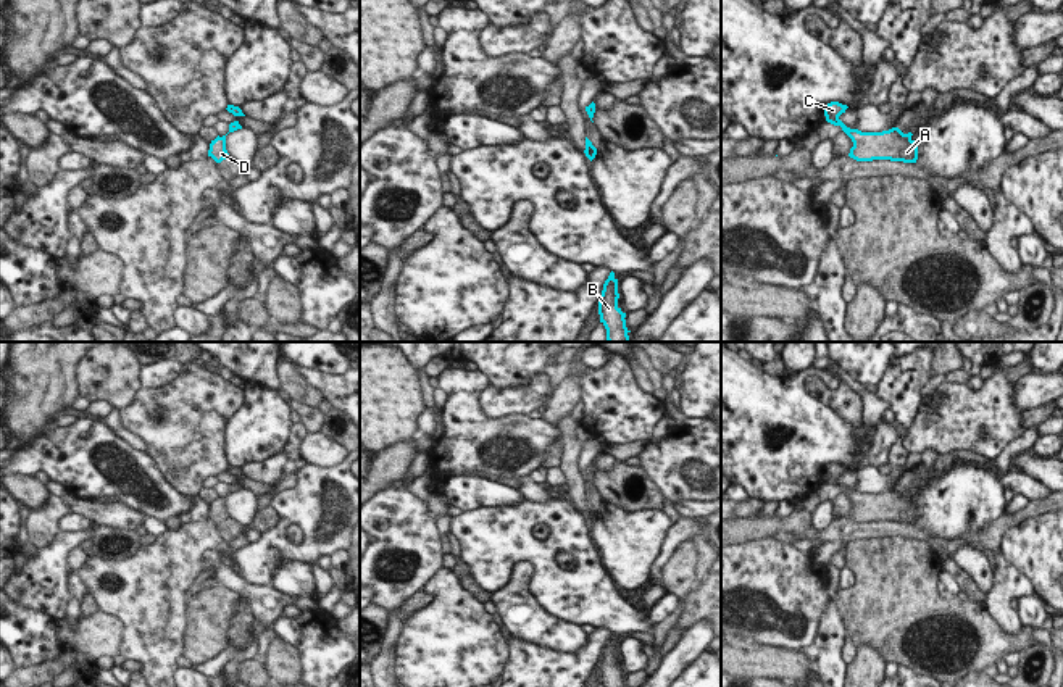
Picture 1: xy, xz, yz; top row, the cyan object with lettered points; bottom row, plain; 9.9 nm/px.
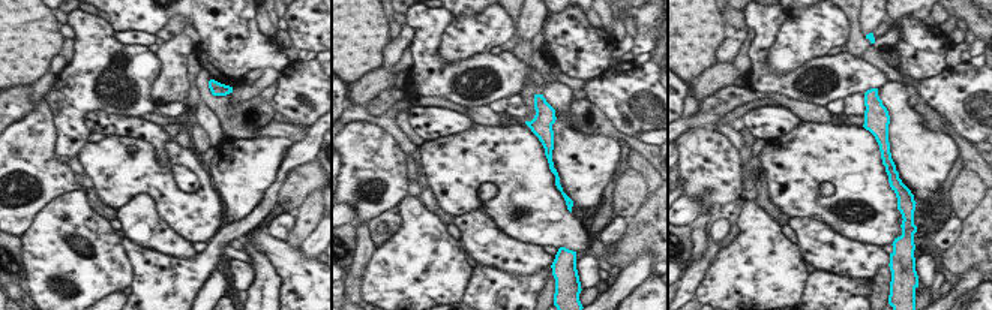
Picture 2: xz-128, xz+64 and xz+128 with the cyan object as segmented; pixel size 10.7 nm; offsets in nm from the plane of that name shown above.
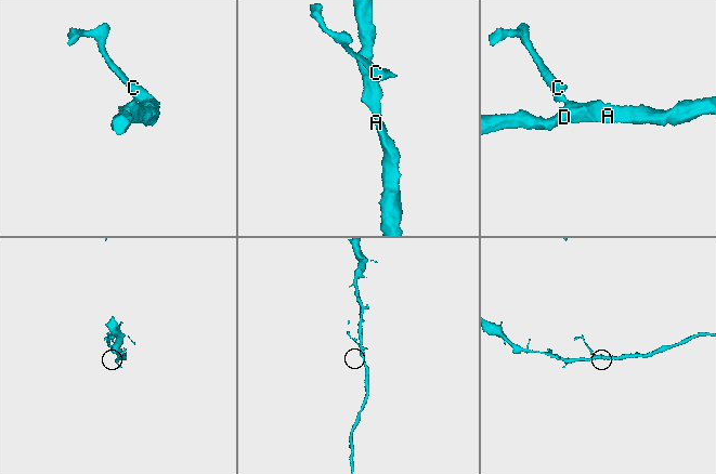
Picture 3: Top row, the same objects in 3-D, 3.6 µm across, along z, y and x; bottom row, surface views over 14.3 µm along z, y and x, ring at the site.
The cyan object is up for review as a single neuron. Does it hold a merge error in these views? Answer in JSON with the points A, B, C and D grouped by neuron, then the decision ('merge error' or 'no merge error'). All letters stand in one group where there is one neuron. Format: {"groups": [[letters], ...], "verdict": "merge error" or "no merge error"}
{"groups": [["A", "B", "C", "D"]], "verdict": "no merge error"}

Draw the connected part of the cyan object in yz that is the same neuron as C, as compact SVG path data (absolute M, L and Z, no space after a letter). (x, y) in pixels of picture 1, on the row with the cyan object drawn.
M831 102L824 106L826 121L840 126L842 131L852 139L853 147L848 156L857 161L890 160L903 163L916 163L918 142L911 139L911 132L903 134L898 127L882 132L861 132L847 127L839 116L848 106L839 102Z

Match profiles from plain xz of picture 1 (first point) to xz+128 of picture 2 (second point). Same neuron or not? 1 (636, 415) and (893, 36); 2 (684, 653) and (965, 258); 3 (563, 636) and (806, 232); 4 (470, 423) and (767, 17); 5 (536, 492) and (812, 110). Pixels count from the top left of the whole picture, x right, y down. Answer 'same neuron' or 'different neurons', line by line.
1: different neurons
2: different neurons
3: same neuron
4: same neuron
5: same neuron

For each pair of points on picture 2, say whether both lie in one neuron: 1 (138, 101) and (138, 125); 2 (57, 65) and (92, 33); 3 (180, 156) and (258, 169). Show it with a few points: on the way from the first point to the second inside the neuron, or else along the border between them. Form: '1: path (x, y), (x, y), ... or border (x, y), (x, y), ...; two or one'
1: border (104, 110), (113, 114), (143, 117); two
2: border (68, 63), (56, 74); two
3: border (209, 174), (210, 183), (224, 207); two

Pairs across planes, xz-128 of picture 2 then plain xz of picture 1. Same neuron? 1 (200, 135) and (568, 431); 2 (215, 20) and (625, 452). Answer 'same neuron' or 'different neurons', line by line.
1: same neuron
2: different neurons

